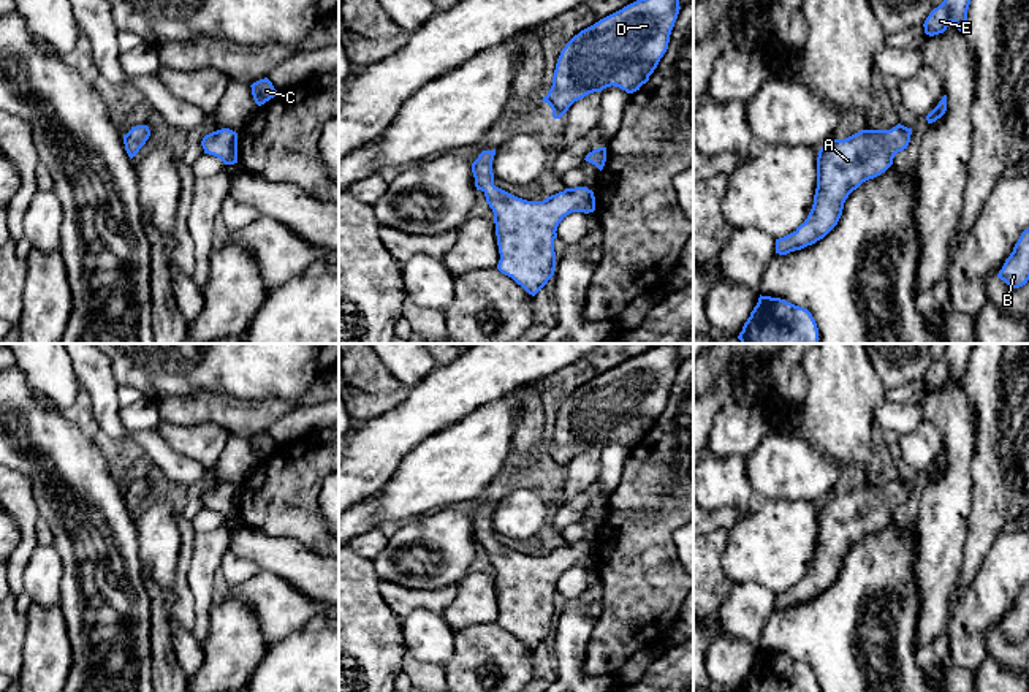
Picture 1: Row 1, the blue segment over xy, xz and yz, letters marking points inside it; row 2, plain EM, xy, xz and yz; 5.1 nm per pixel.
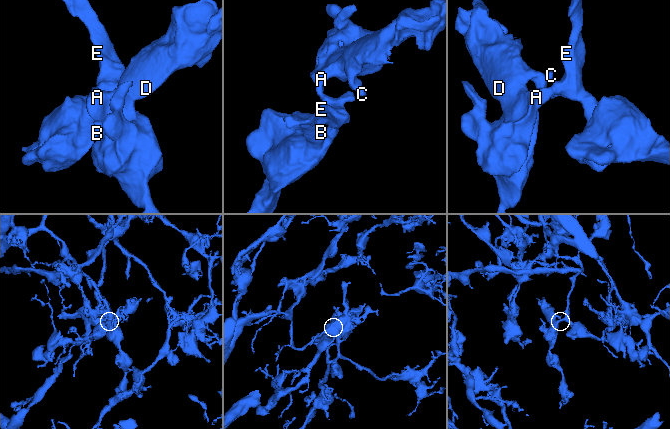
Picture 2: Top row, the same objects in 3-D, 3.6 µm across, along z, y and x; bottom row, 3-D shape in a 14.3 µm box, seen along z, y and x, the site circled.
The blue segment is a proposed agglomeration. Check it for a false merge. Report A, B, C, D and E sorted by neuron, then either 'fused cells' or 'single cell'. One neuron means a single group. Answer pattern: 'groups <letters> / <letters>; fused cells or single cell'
groups A B C D E; single cell

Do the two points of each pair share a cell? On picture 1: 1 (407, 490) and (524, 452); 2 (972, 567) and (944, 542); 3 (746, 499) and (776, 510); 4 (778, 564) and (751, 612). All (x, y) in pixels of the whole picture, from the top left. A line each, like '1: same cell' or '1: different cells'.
1: different cells
2: different cells
3: different cells
4: different cells

